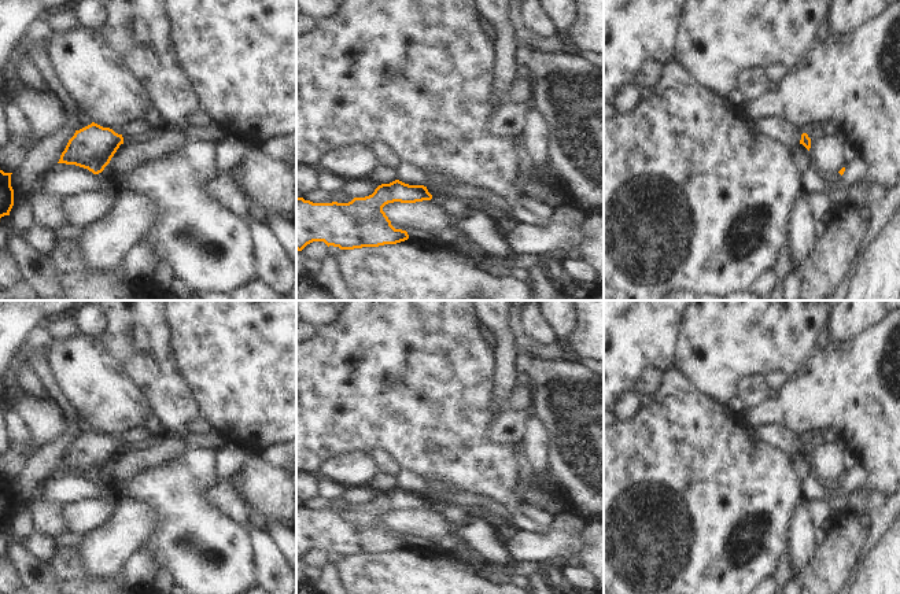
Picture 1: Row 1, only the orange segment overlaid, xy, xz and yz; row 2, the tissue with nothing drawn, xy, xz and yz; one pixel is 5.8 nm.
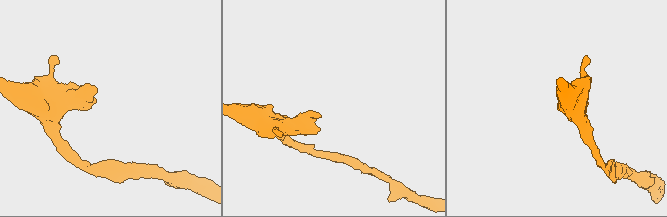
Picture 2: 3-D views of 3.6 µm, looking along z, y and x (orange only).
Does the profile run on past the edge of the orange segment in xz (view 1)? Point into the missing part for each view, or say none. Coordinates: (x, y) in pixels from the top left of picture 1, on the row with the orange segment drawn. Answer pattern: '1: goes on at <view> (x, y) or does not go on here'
1: does not go on here

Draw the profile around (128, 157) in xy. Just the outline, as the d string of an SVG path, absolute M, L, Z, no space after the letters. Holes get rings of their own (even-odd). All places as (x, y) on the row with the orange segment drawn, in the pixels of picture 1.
M165 128L161 132L140 141L121 144L111 158L114 174L125 174L139 165L155 161L182 147L187 136L182 130Z

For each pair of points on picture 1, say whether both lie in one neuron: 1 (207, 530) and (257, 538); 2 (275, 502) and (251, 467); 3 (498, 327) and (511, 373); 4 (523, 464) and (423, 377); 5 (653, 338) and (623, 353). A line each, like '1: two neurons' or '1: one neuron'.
1: two neurons
2: one neuron
3: one neuron
4: two neurons
5: one neuron

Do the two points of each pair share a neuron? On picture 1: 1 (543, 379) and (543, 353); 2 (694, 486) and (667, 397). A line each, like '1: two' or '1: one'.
1: two
2: one

